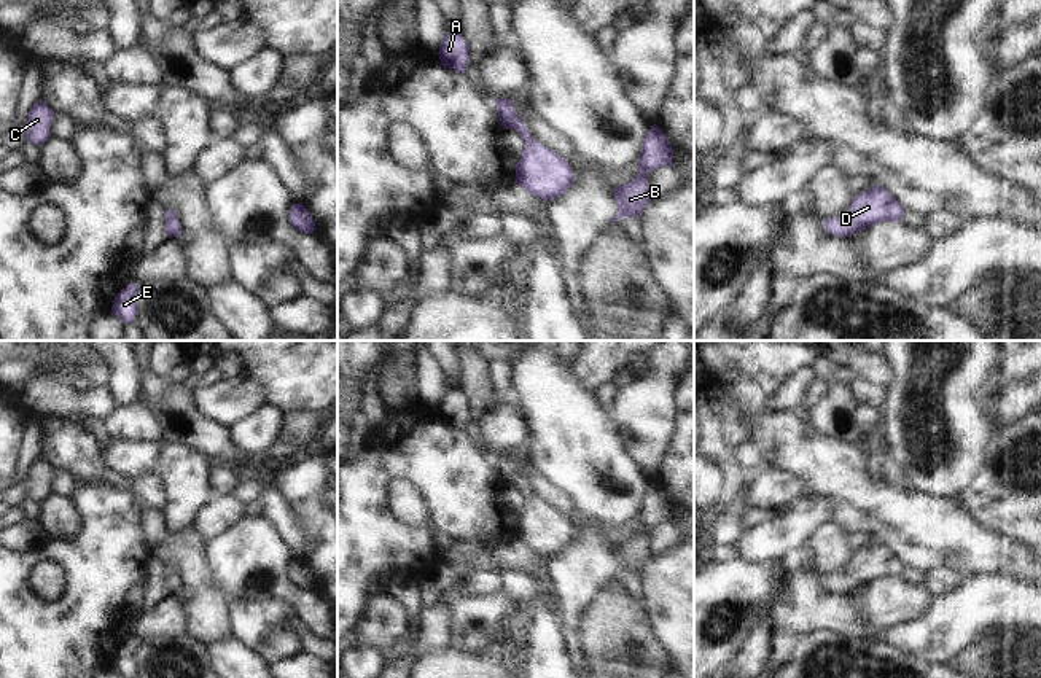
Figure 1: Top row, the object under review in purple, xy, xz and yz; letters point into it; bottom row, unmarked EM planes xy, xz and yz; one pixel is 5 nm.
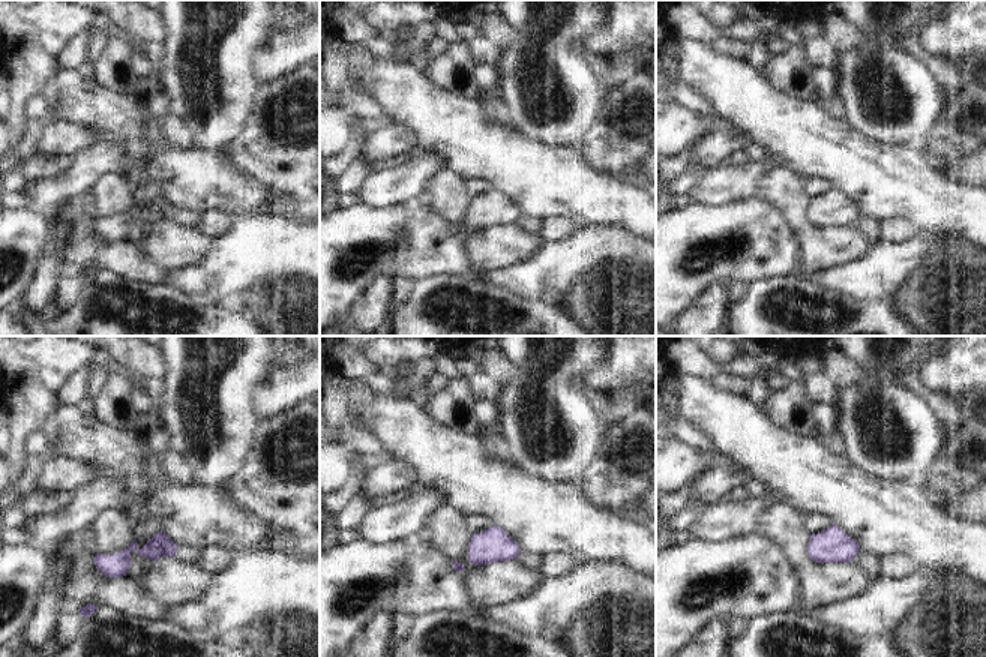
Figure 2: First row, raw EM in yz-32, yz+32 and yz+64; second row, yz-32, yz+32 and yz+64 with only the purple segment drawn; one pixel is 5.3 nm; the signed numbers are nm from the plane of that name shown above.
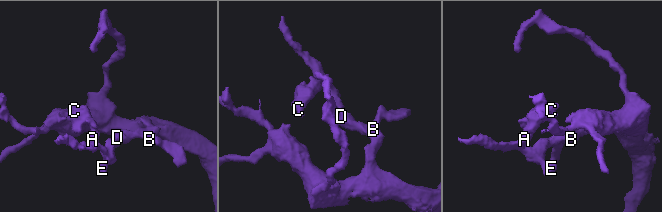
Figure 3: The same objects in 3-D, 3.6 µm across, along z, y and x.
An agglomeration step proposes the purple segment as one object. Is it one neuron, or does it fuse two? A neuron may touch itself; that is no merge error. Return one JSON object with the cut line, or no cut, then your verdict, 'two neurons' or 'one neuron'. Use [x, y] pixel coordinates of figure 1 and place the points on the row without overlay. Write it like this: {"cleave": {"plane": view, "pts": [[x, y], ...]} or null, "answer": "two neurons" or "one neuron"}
{"cleave": null, "answer": "one neuron"}

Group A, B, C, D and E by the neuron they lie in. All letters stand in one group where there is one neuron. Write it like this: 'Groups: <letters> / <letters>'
Groups: A B C D E.

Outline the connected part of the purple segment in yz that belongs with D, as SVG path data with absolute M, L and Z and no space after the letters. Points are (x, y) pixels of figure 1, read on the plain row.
M880 541L853 552L847 570L825 576L823 584L836 594L852 594L853 589L864 587L882 578L901 578L903 562Z

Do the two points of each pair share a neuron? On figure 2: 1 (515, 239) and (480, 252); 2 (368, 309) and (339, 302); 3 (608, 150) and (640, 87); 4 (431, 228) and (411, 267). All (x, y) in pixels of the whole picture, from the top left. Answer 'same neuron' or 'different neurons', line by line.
1: same neuron
2: different neurons
3: same neuron
4: same neuron

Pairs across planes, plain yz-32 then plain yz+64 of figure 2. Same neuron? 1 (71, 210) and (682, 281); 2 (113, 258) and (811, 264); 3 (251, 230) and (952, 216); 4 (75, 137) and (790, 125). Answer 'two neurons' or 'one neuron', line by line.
1: two neurons
2: two neurons
3: two neurons
4: two neurons

